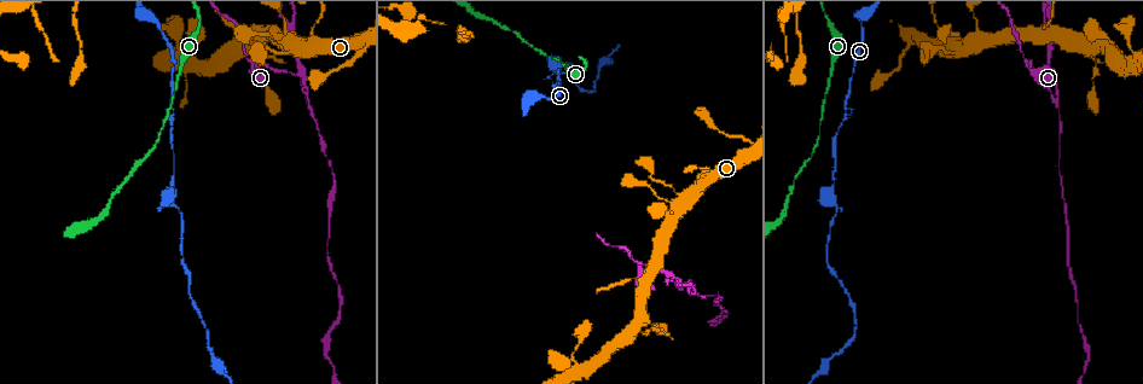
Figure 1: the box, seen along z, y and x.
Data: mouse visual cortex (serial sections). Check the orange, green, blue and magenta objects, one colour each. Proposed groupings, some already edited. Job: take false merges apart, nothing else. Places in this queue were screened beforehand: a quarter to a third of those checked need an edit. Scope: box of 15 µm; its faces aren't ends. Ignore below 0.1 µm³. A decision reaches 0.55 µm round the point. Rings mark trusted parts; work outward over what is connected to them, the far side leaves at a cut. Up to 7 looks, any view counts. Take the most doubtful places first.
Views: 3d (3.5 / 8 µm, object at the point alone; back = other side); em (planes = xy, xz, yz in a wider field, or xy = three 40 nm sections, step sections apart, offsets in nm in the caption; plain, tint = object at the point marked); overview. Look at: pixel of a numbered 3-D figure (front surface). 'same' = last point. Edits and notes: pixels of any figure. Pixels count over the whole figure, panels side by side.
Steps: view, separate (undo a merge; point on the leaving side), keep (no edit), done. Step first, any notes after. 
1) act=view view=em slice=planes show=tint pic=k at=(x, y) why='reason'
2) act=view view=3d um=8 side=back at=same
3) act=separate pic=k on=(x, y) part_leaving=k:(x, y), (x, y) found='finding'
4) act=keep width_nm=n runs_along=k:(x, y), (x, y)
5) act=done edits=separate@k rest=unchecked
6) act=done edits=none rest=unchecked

act=view view=3d um=3.5 pic=1 at=(251, 66) why='sharp bend'

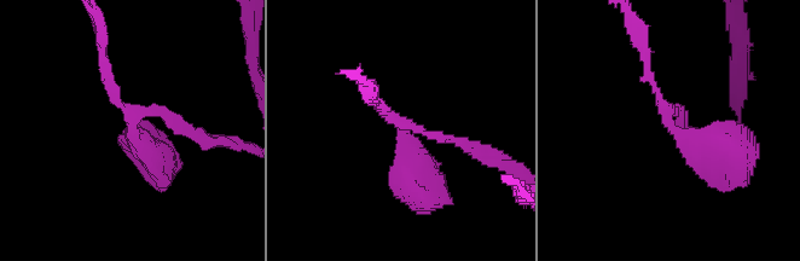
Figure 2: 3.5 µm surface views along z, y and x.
act=view view=em slice=xy step=1 show=plain pic=2 at=(135, 119) arms=3 arm_widths_nm=150,150,400 why='need the tissue'

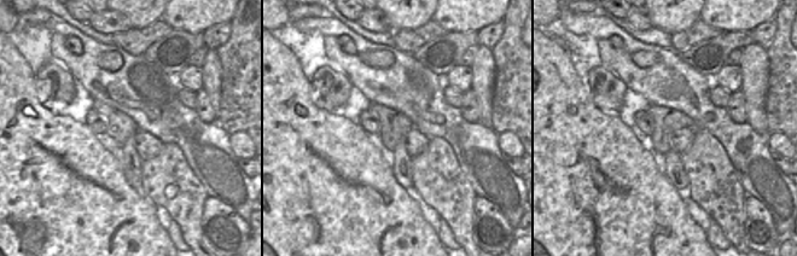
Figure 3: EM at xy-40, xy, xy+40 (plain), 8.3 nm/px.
act=view view=em slice=xy step=1 show=tint at=same

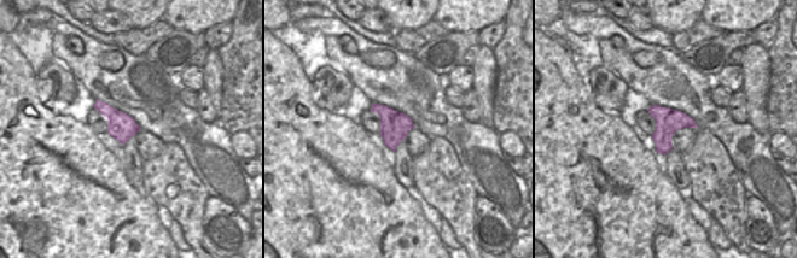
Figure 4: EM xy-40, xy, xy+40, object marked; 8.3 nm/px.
act=keep runs_along=2:(423, 185), (401, 126), (468, 145) found='all the same cell'

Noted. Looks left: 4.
act=view view=3d um=3.5 pic=1 at=(688, 286) why='branch point'

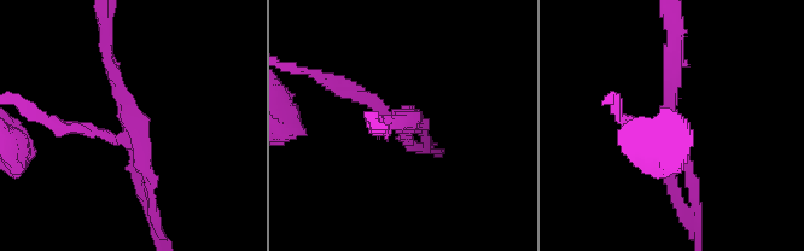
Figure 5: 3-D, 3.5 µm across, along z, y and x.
act=view view=em slice=planes show=tint pic=5 at=(133, 141)

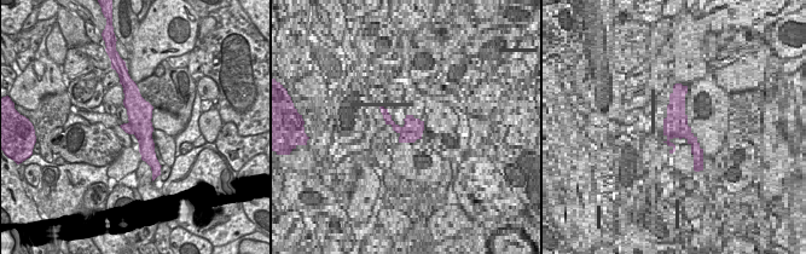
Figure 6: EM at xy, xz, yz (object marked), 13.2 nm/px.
act=view view=em slice=xy step=2 show=tint at=same

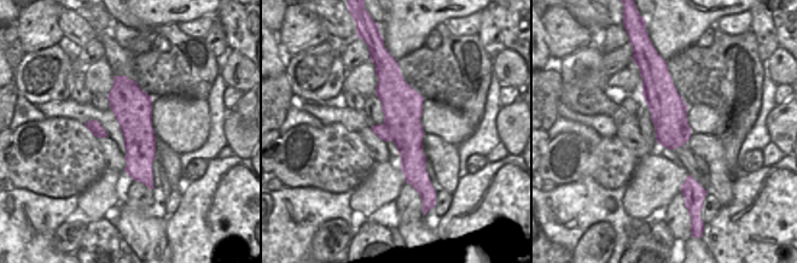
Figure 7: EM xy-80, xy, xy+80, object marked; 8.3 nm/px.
act=separate pic=5 on=(120, 86) part_leaving=5:(140, 145), (151, 177), (155, 229) found='a second cell is stuck on'

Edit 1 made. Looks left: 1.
act=view view=3d um=3.5 pic=1 at=(167, 195) why='abrupt turn'

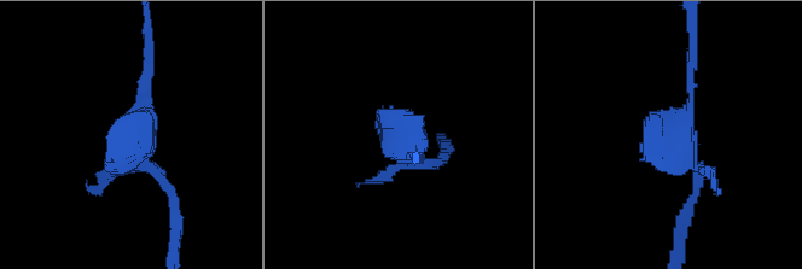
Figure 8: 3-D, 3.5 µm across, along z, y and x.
act=keep runs_along=8:(147, 71), (133, 152), (174, 200) found='one cell here'

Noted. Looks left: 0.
act=done edits=separate@5 rest=unchecked

